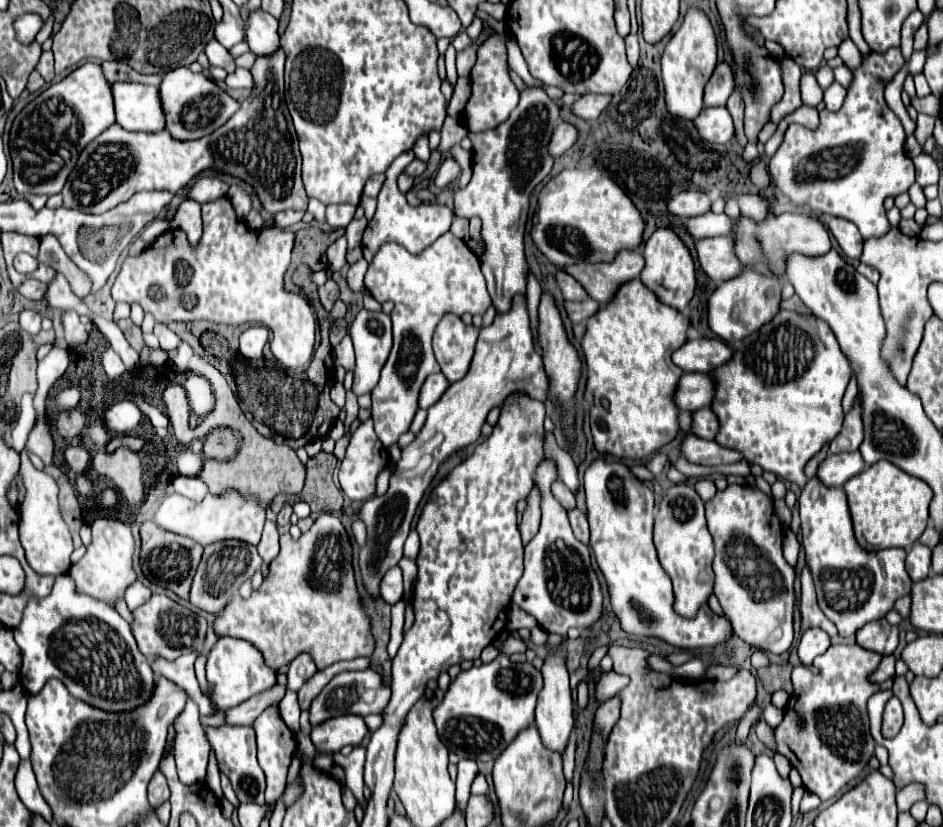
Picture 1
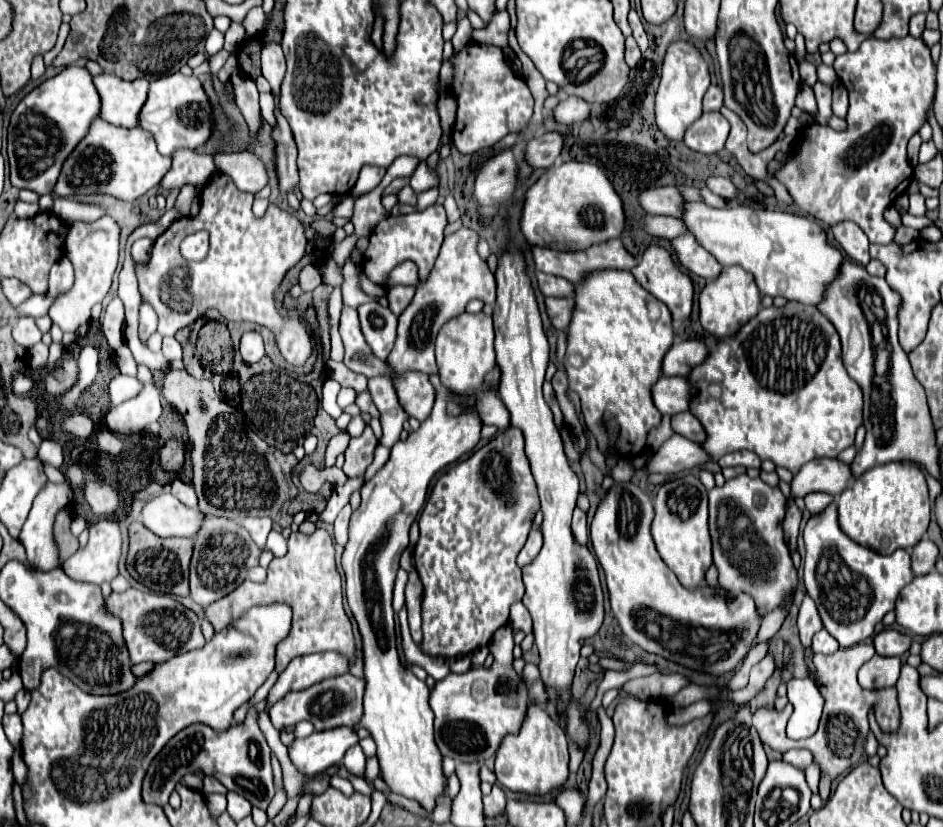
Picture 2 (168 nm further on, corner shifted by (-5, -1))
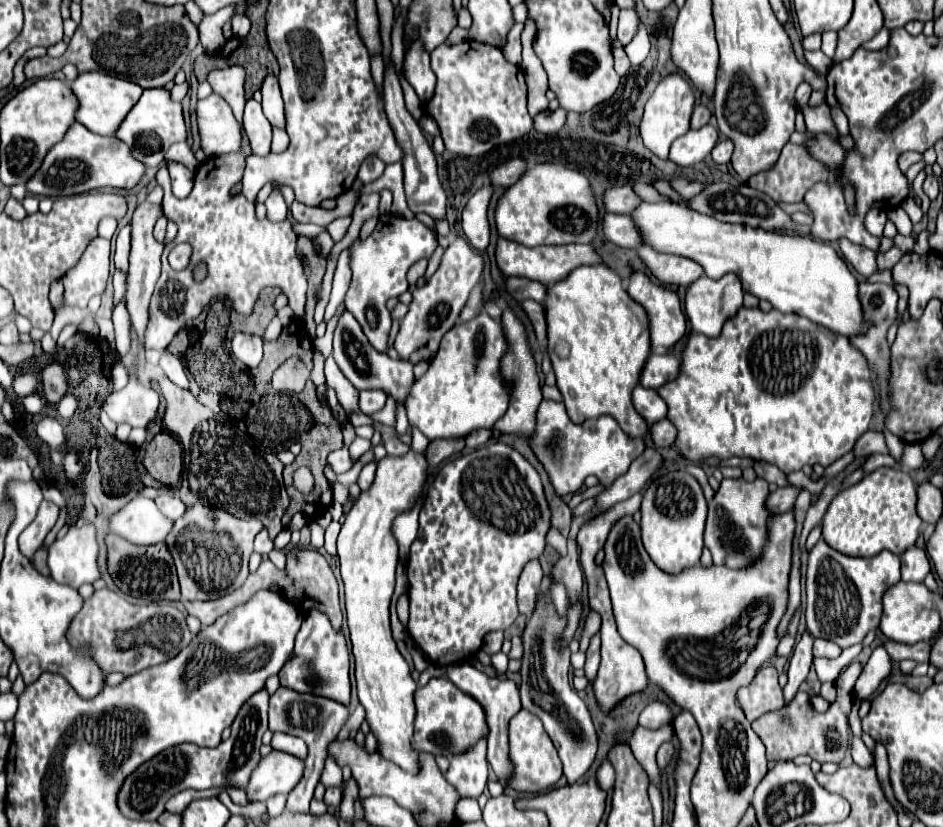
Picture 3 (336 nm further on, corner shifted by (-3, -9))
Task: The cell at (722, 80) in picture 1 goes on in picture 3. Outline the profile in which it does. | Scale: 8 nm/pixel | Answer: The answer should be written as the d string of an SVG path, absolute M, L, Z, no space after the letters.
M697 104L693 110L693 116L691 116L691 128L697 130L697 128L705 126L709 122L709 118L711 118L711 112L703 104Z

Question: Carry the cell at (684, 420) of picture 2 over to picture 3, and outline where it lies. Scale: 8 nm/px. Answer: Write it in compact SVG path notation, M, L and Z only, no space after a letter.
M659 420L655 422L653 426L649 426L649 434L651 434L651 440L657 448L669 448L673 446L675 442L675 436L677 436L677 430L673 428L673 424L669 424L669 420Z

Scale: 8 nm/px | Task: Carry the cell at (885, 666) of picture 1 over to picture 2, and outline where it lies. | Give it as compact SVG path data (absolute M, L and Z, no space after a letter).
M875 654L869 662L865 662L861 666L859 684L863 688L869 688L869 690L889 688L897 682L899 668L901 668L899 658L881 658Z

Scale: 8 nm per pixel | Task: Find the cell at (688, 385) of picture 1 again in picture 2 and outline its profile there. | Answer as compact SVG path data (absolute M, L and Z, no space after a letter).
M661 376L653 388L653 400L661 414L675 416L691 408L693 398L697 396L693 384L681 376Z

